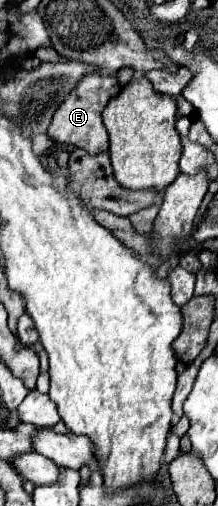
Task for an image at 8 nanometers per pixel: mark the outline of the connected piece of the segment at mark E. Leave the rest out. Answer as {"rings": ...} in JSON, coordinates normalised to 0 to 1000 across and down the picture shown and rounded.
{"rings":[[[450,138],[385,146],[367,162],[330,174],[330,182],[257,213],[239,241],[220,249],[220,261],[211,261],[220,273],[275,285],[394,292],[413,304],[495,296],[495,261],[477,257],[459,225],[468,225],[468,213],[486,209],[486,198],[505,198],[505,190],[532,190],[541,178],[550,178],[550,166],[523,150],[495,150],[495,146],[468,150]]]}

